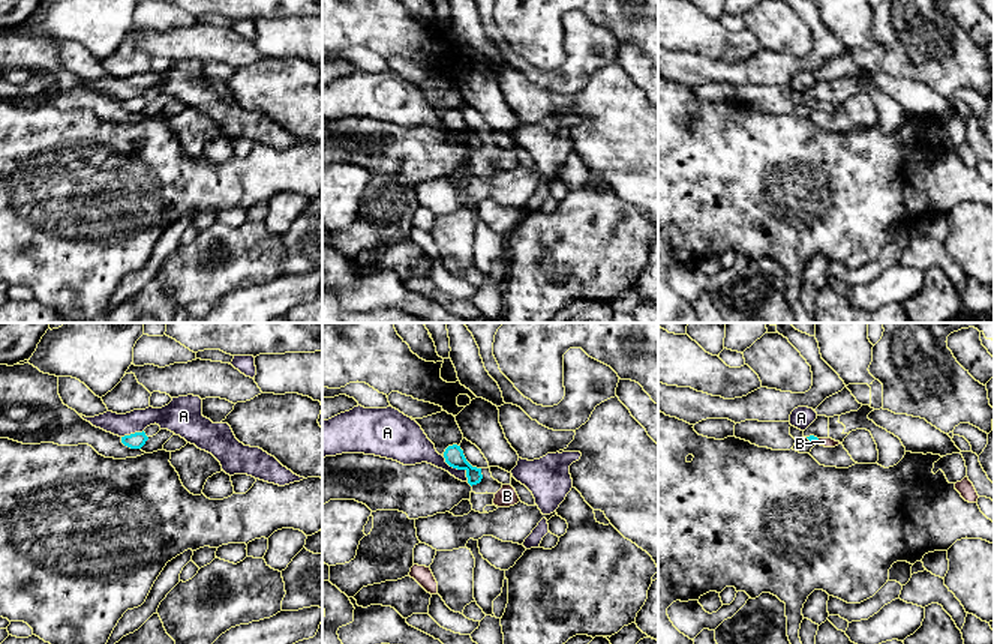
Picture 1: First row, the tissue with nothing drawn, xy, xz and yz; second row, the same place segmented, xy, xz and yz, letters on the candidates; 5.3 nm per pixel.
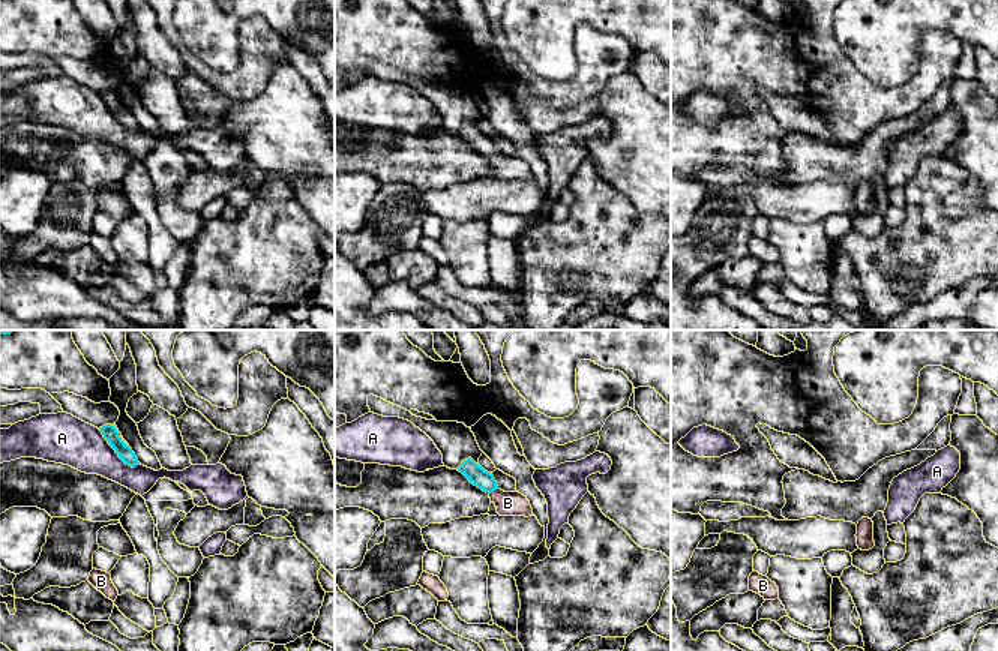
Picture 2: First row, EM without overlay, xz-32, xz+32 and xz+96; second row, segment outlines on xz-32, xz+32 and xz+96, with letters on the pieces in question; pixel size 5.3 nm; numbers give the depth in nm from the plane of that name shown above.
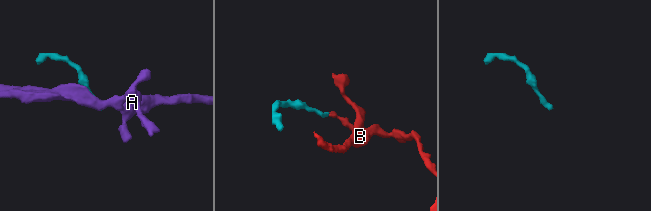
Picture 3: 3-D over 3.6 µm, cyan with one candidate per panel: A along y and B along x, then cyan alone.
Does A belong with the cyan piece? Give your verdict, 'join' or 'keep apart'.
keep apart

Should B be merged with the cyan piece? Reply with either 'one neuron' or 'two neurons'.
one neuron

